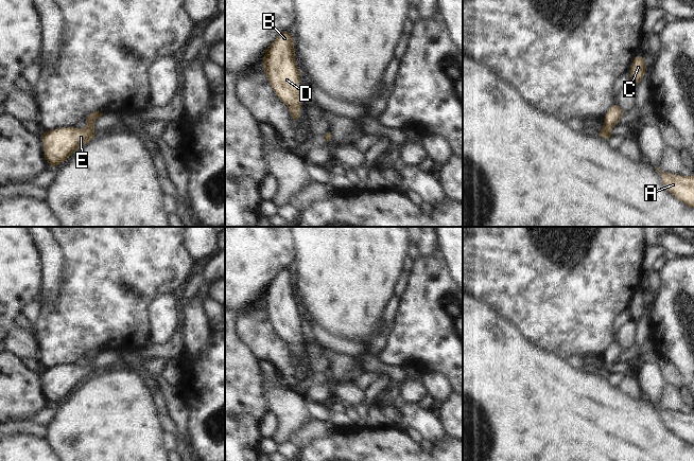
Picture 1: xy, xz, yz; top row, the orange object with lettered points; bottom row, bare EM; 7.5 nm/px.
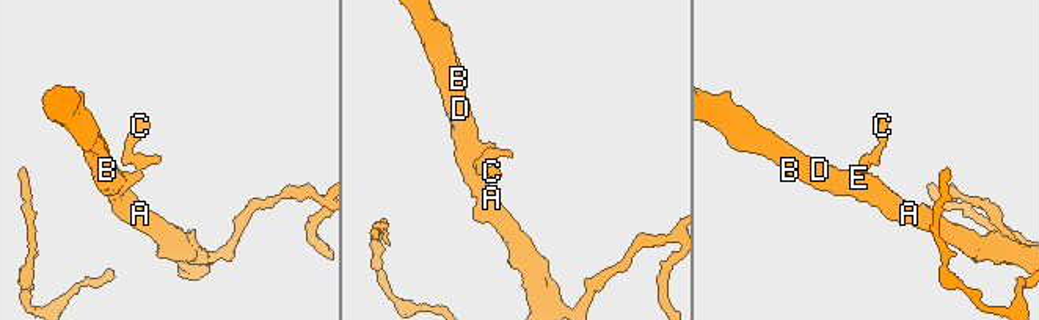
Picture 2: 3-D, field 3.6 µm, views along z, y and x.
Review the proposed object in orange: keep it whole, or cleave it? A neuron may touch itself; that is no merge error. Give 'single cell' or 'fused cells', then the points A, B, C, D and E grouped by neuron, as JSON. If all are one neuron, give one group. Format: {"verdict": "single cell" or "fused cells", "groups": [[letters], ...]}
{"verdict": "single cell", "groups": [["A", "B", "C", "D", "E"]]}

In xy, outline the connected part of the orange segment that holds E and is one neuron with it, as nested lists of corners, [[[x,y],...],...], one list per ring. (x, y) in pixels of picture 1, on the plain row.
[[[99,349],[87,352],[84,356],[89,364],[84,367],[60,365],[42,369],[44,395],[49,400],[52,407],[68,396],[79,385],[98,372],[92,362],[93,359],[102,353],[103,351]]]

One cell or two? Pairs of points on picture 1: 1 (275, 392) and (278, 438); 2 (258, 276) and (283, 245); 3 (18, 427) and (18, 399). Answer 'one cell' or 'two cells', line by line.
1: one cell
2: one cell
3: two cells

